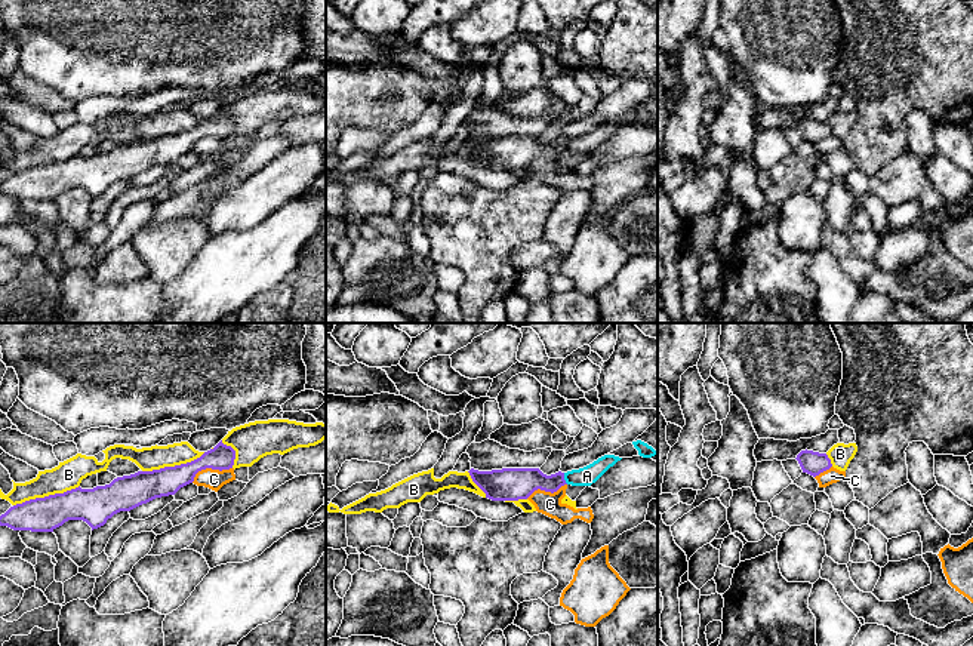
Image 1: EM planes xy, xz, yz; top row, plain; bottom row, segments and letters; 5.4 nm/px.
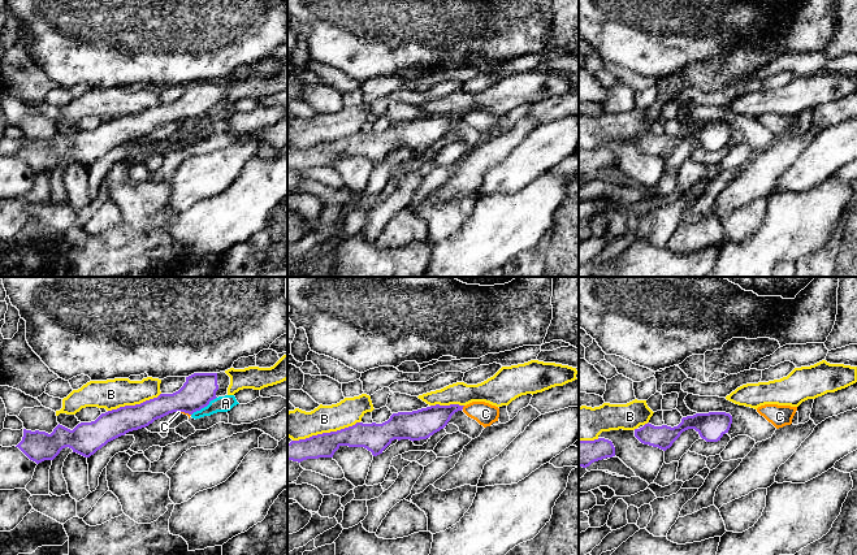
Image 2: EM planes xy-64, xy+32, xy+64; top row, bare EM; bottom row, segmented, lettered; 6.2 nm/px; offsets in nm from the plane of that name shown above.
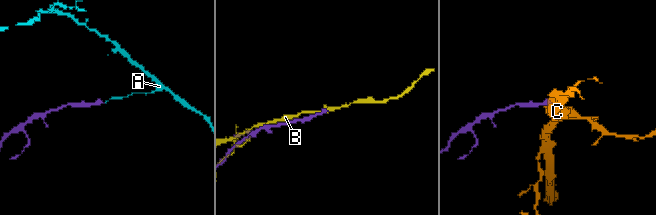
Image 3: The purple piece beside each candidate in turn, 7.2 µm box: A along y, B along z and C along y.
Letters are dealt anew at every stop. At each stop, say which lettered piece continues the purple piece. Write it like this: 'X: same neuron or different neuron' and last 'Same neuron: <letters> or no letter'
A: different neuron
B: different neuron
C: different neuron
Same neuron: no letter

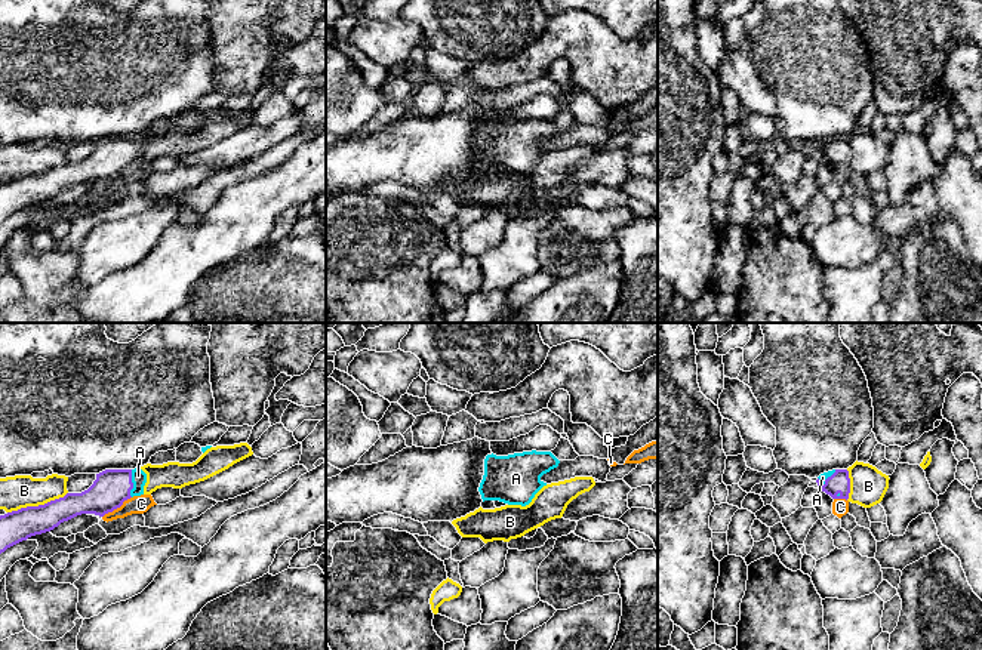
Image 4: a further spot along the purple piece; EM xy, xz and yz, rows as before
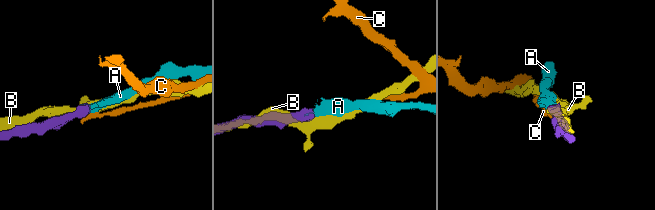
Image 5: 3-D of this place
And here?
A: same neuron
B: different neuron
C: different neuron
Same neuron: A

